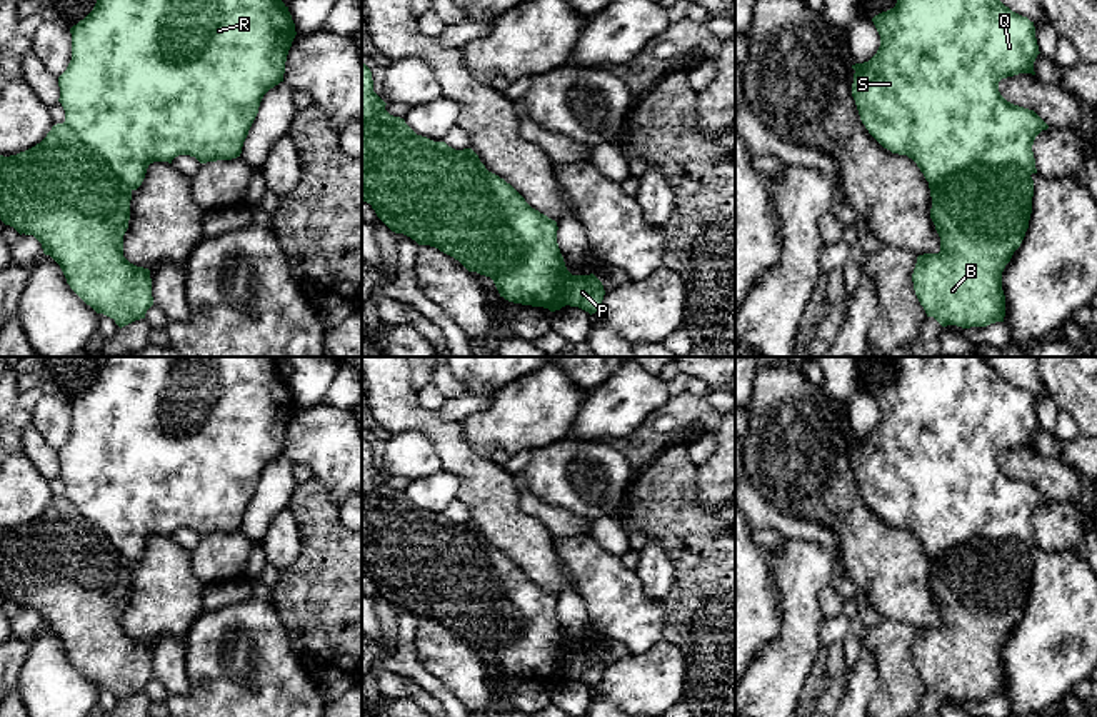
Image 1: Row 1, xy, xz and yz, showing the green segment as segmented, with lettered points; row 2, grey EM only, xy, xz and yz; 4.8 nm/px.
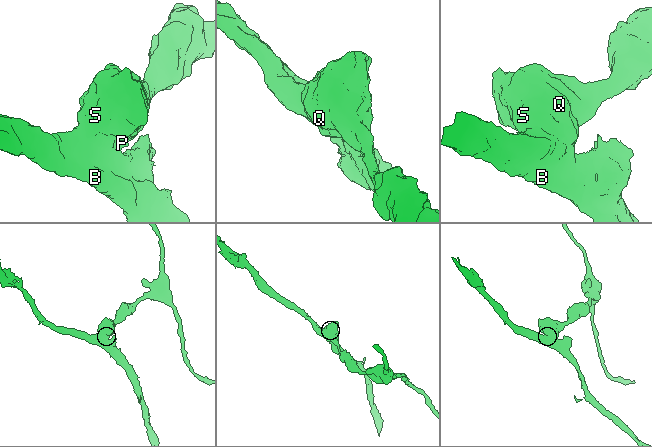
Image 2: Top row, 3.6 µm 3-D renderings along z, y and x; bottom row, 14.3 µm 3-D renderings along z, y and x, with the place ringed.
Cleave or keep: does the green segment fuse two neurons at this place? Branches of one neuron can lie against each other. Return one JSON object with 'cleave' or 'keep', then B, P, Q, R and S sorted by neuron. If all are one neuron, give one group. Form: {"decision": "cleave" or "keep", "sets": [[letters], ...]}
{"decision": "cleave", "sets": [["B", "P"], ["Q", "R", "S"]]}

